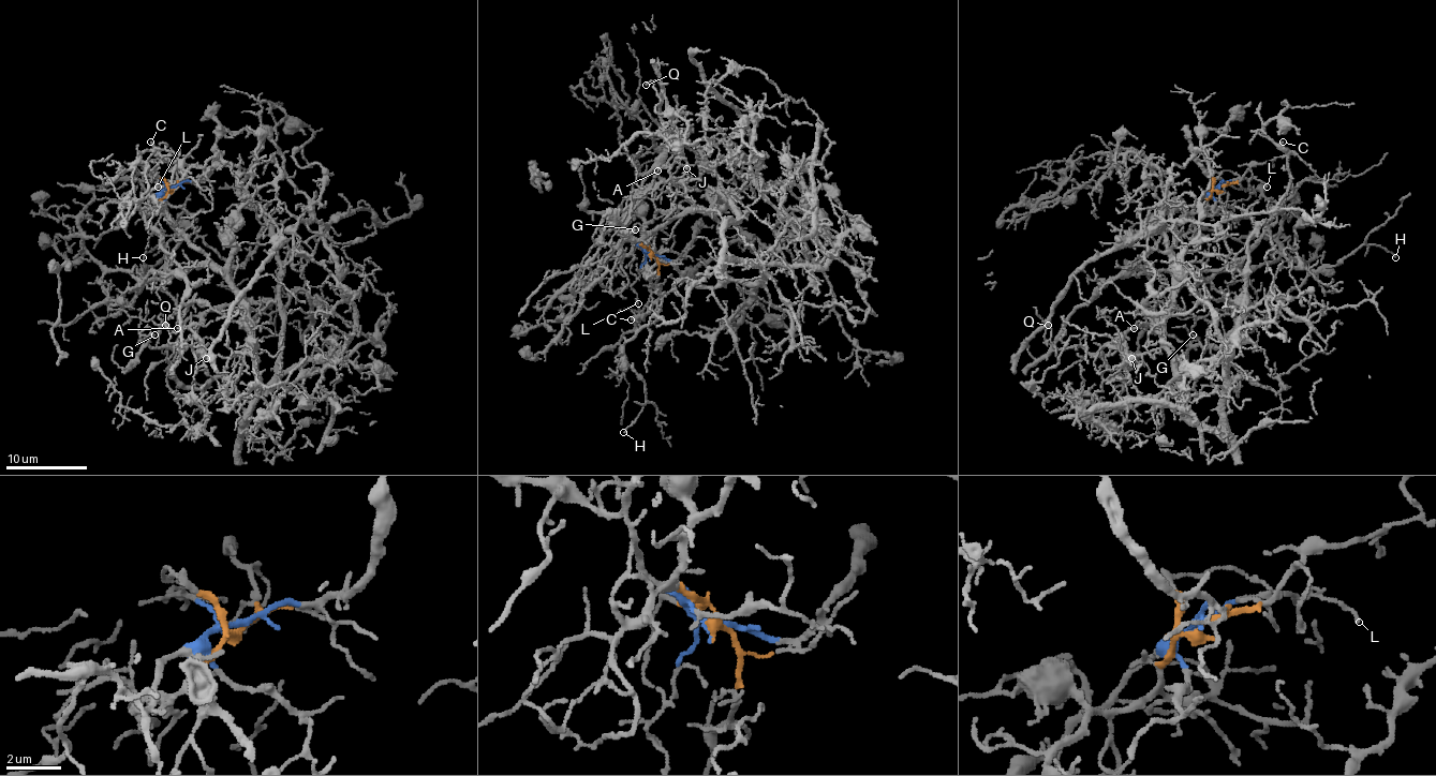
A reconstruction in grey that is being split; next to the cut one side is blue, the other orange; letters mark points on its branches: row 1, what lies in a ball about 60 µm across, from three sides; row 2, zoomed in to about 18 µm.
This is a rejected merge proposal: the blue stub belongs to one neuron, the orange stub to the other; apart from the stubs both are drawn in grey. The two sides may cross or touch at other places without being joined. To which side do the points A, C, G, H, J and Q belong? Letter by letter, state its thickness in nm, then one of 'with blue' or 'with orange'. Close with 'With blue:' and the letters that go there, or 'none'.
A: 120 nm thick; with blue
C: 180 nm thick; with orange
G: 110 nm thick; with orange
H: 90 nm thick; with orange
J: 140 nm thick; with blue
Q: 120 nm thick; with blue
With blue: A, J, Q

